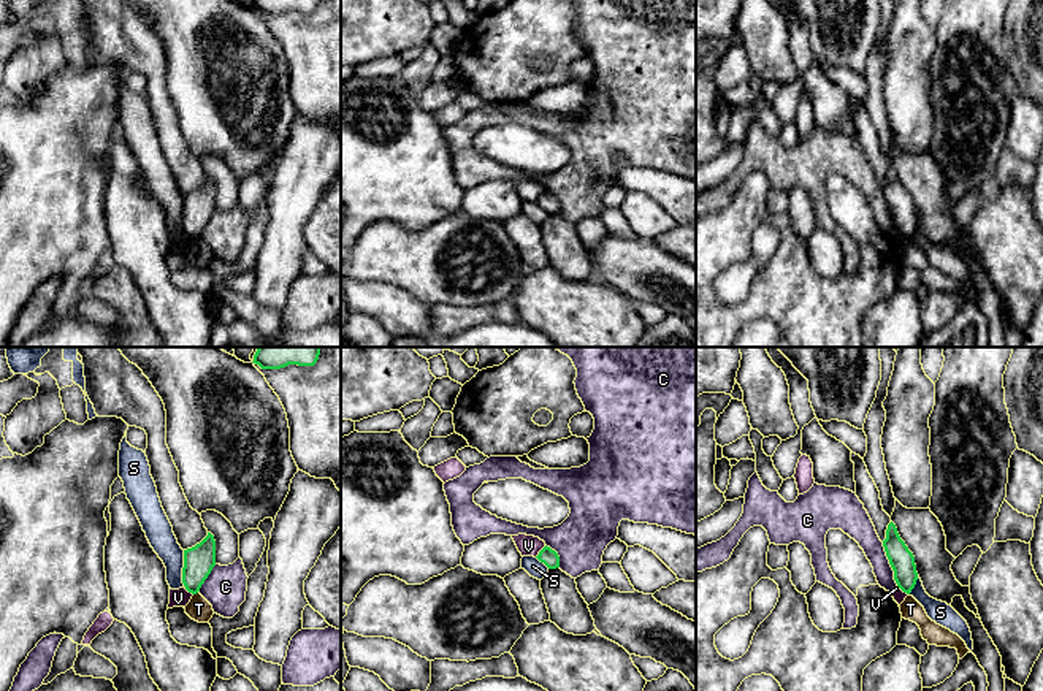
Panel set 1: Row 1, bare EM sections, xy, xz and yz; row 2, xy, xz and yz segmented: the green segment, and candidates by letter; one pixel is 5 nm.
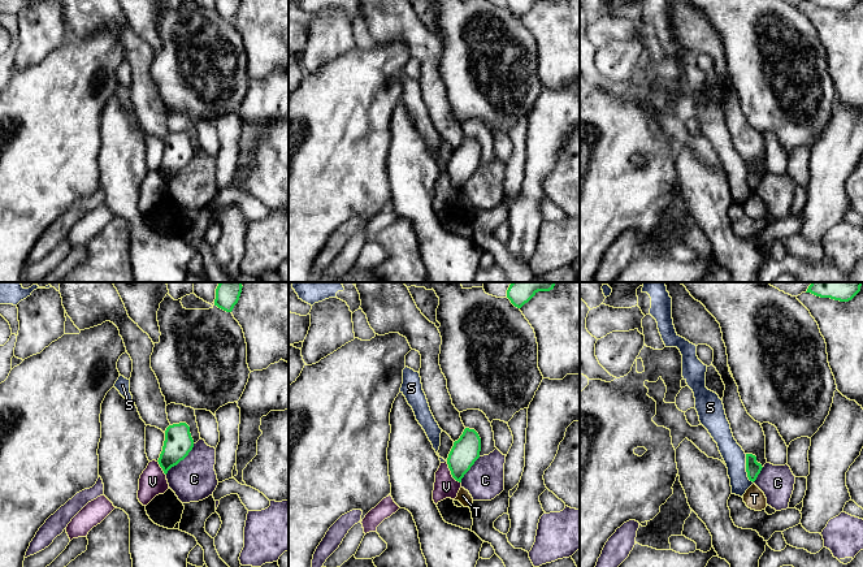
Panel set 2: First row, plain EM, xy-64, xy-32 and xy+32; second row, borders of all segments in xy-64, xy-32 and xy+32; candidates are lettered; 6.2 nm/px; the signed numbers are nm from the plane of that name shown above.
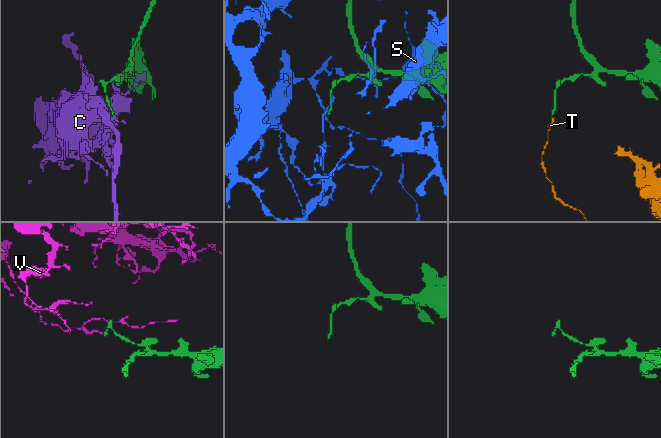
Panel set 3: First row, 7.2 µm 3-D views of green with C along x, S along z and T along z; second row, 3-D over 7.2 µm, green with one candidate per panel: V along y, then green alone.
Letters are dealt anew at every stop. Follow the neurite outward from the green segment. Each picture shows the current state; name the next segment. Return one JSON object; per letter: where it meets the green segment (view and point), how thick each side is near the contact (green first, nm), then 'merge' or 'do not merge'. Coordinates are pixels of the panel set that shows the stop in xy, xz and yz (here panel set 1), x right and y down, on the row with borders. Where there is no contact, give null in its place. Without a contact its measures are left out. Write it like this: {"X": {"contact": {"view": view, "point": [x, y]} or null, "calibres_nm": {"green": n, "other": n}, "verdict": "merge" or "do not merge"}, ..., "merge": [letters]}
{"C": {"contact": {"view": "yz", "point": [890, 563]}, "calibres_nm": {"green": 130, "other": 140}, "verdict": "do not merge"}, "S": {"contact": {"view": "xy", "point": [183, 569]}, "calibres_nm": {"green": 160, "other": 140}, "verdict": "do not merge"}, "T": {"contact": {"view": "xy", "point": [195, 593]}, "calibres_nm": {"green": 160, "other": 120}, "verdict": "do not merge"}, "V": {"contact": {"view": "xz", "point": [539, 552]}, "calibres_nm": {"green": 90, "other": 110}, "verdict": "do not merge"}, "merge": []}

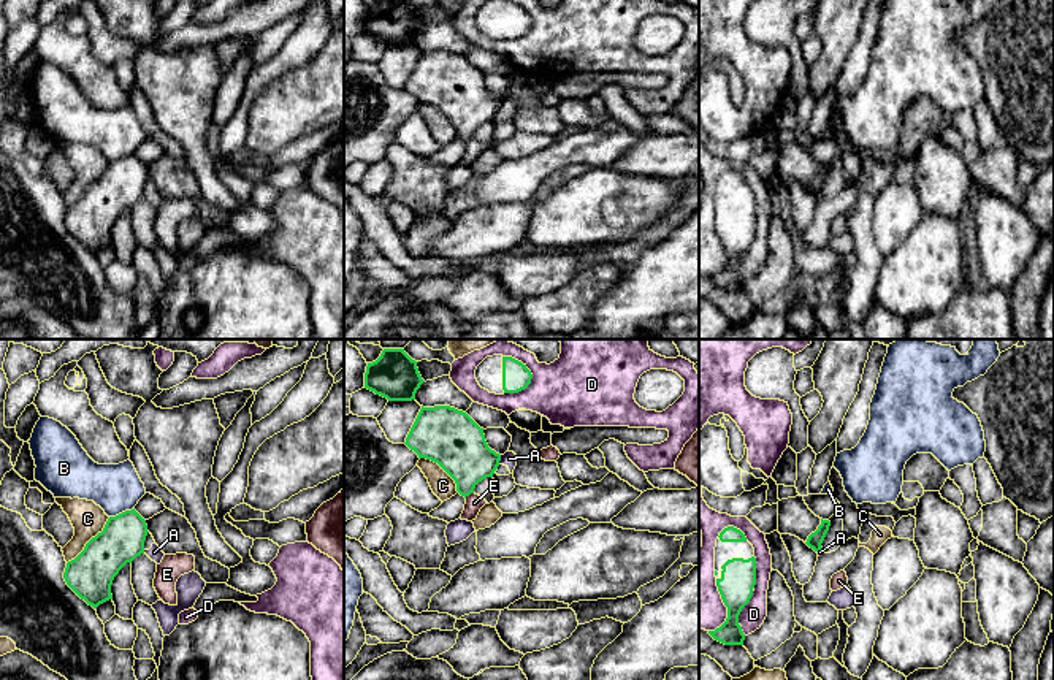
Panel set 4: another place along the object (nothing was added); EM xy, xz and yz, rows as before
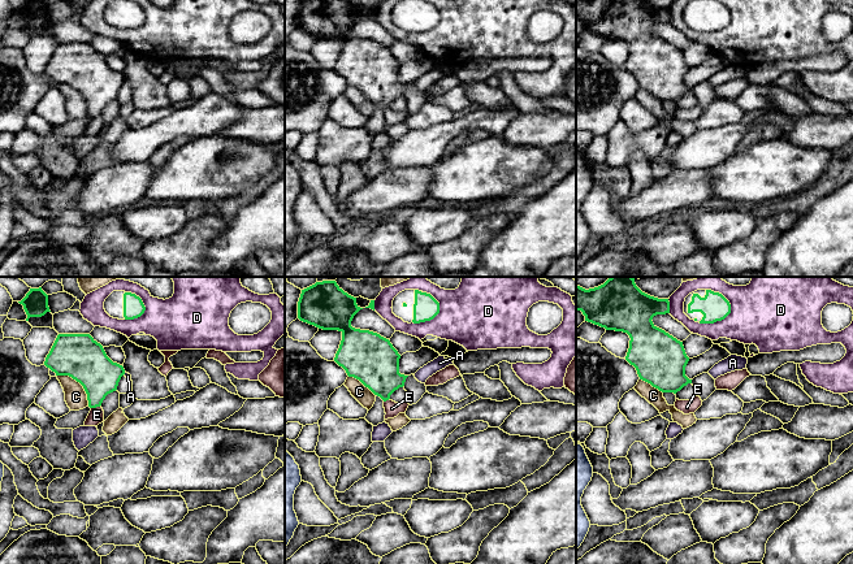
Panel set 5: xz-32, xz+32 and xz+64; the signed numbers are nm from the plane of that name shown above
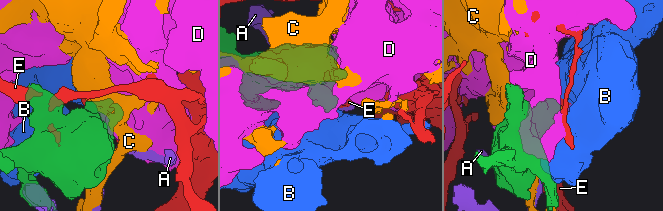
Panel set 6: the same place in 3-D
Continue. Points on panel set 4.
{"A": {"contact": {"view": "xz", "point": [500, 458]}, "calibres_nm": {"green": 280, "other": 80}, "verdict": "do not merge"}, "B": {"contact": {"view": "xy", "point": [122, 512]}, "calibres_nm": {"green": 220, "other": 240}, "verdict": "do not merge"}, "C": {"contact": {"view": "xy", "point": [89, 541]}, "calibres_nm": {"green": 240, "other": 170}, "verdict": "do not merge"}, "D": {"contact": {"view": "xz", "point": [528, 370]}, "calibres_nm": {"green": 140, "other": 360}, "verdict": "do not merge"}, "E": {"contact": {"view": "xz", "point": [468, 495]}, "calibres_nm": {"green": 280, "other": 90}, "verdict": "do not merge"}, "merge": []}

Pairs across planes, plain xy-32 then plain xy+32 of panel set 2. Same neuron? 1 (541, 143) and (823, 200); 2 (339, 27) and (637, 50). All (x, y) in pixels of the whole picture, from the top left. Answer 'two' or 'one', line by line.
1: one
2: one

